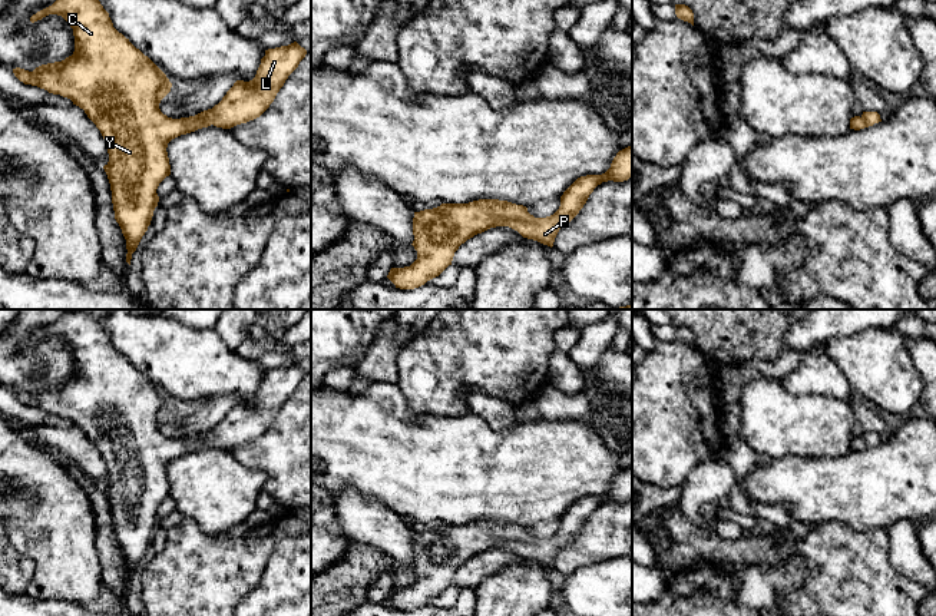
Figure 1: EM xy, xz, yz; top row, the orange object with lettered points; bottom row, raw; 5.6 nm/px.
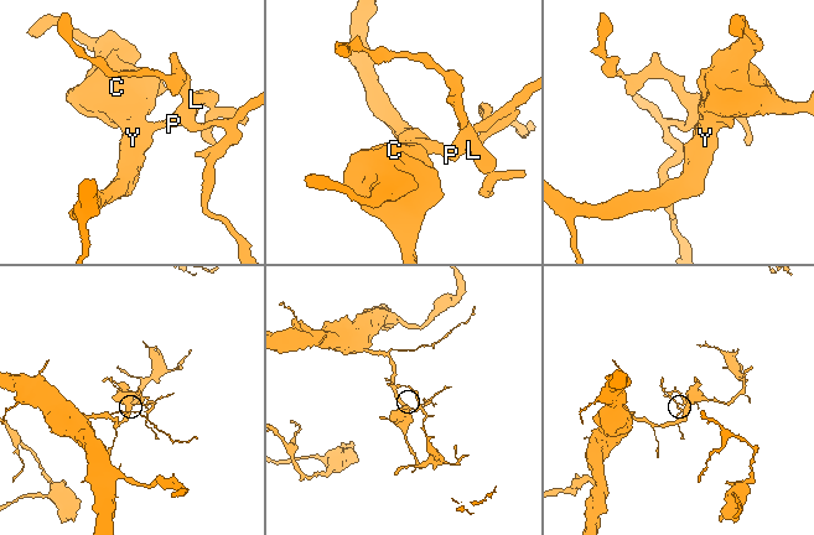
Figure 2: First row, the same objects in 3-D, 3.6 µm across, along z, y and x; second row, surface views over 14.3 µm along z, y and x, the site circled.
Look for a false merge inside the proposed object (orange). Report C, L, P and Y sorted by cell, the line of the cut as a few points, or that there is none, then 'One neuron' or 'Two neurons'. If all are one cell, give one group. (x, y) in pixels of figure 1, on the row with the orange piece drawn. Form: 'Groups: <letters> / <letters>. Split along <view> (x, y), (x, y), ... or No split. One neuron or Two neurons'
Groups: C L P Y. No split. One neuron

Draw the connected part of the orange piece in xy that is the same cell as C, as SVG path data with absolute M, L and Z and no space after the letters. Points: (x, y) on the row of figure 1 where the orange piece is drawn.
M56 0L30 21L49 14L62 16L73 29L73 54L33 72L16 67L13 73L24 85L70 99L100 130L109 153L103 169L130 265L158 206L156 189L171 175L168 143L211 125L231 129L259 117L307 50L297 42L265 50L252 80L237 80L212 109L172 119L159 109L172 83L113 27L99 0Z

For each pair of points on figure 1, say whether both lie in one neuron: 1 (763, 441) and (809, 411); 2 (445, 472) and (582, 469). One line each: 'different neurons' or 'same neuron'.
1: same neuron
2: same neuron

